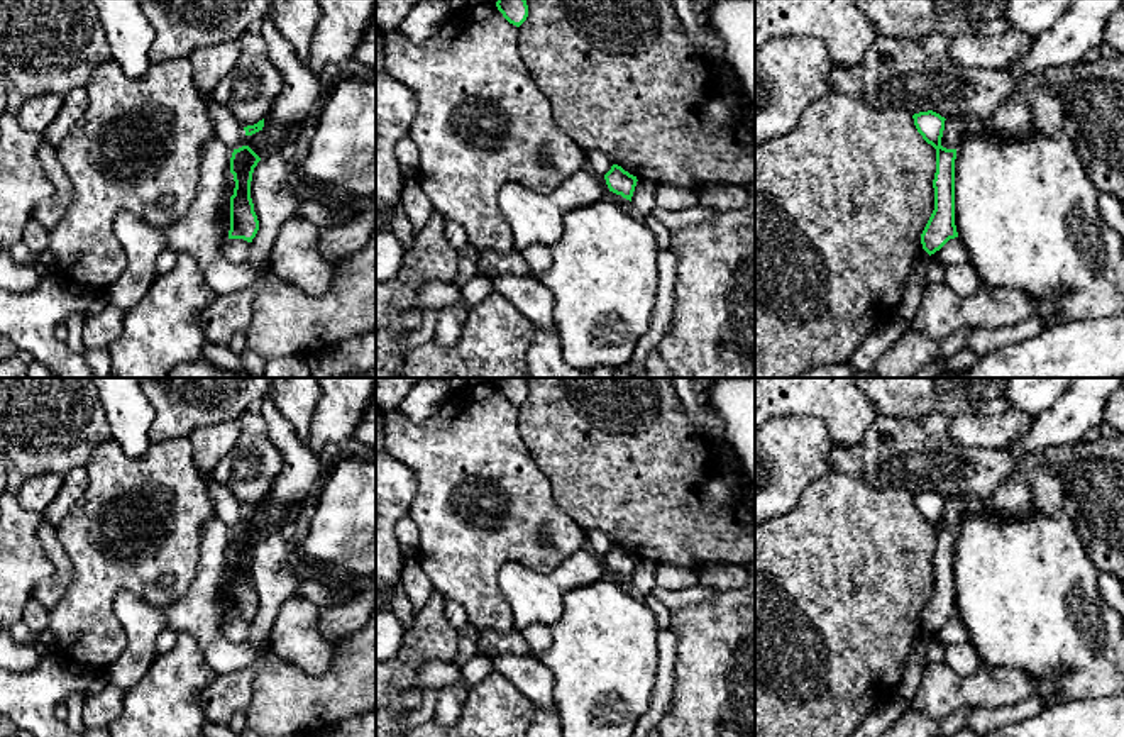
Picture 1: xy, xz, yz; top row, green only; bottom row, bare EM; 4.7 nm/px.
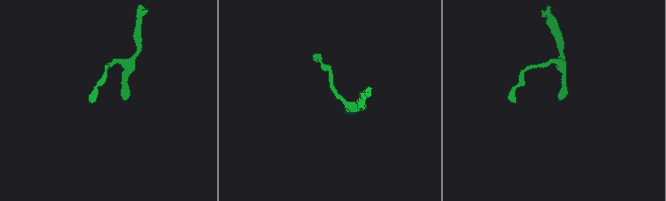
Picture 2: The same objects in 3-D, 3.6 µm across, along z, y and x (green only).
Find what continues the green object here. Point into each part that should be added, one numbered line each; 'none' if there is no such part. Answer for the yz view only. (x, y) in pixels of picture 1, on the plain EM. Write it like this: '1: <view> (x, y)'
1: yz (1026, 592)

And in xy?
1: xy (225, 588)

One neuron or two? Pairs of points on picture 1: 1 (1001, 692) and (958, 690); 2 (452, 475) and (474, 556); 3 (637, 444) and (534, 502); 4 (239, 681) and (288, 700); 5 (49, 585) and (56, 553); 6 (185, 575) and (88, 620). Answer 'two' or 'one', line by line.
1: one
2: one
3: two
4: two
5: one
6: one

